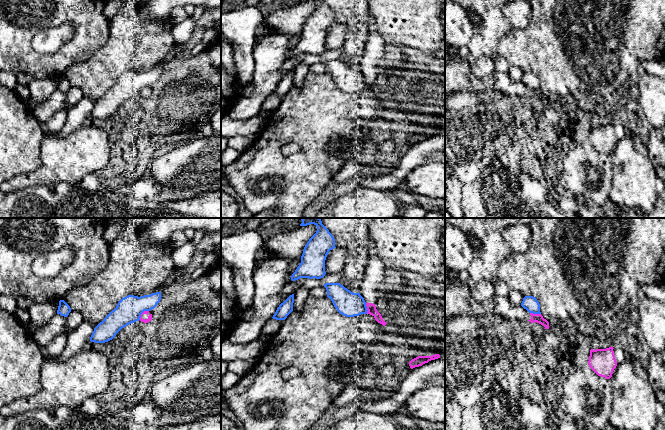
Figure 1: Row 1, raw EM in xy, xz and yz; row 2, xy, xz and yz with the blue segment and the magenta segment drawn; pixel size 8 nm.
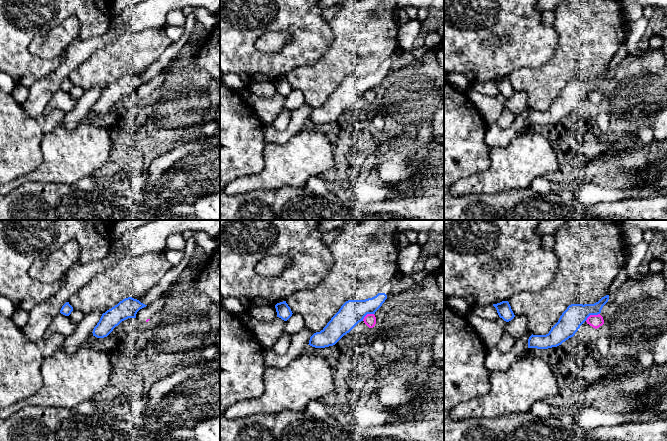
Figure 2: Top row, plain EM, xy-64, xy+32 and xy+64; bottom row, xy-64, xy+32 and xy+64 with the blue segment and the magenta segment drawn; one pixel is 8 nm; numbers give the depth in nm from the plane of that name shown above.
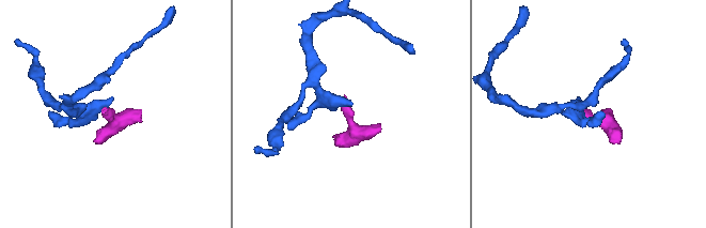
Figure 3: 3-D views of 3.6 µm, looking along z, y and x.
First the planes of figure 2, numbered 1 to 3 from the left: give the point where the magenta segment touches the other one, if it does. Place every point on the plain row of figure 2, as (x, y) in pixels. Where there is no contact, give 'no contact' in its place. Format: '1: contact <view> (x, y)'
1: no contact
2: contact xy+32 (367, 89)
3: contact xy+64 (592, 90)

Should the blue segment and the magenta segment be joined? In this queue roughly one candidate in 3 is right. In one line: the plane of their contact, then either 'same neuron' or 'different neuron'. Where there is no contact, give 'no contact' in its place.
xy | different neuron

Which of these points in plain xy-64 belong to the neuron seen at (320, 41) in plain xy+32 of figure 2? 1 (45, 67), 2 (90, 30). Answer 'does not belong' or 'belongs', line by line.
1: belongs
2: belongs

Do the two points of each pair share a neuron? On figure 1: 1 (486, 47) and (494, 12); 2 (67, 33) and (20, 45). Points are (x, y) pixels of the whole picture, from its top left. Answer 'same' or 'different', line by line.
1: same
2: different

